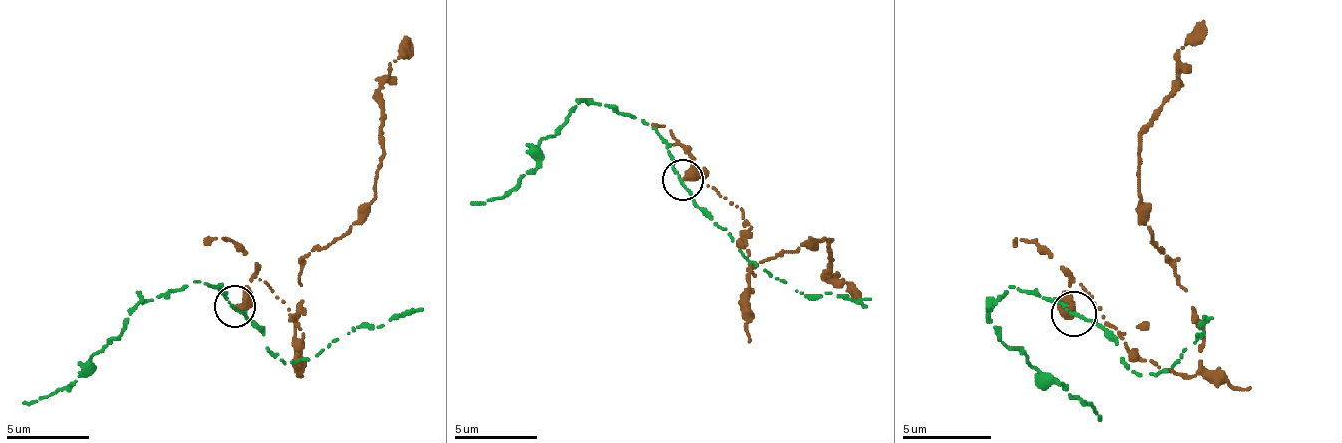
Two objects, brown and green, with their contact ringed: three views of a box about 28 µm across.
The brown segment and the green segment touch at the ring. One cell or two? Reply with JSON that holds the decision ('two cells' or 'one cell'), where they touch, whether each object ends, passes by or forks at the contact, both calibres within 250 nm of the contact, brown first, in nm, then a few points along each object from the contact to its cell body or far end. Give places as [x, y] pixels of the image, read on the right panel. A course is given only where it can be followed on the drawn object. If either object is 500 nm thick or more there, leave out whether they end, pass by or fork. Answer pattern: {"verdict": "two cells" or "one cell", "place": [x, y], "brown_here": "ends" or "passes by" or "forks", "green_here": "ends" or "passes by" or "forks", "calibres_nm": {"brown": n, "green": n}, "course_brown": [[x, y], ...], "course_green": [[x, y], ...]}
{"verdict": "two cells", "place": [1074, 313], "brown_here": "ends", "green_here": "passes by", "calibres_nm": {"brown": 440, "green": 170}, "course_brown": [[1075, 312], [1075, 281], [1142, 361], [1196, 370], [1205, 326], [1137, 196], [1142, 129], [1205, 22]], "course_green": [[1075, 312], [1012, 285], [990, 308], [994, 334], [1102, 415]]}

